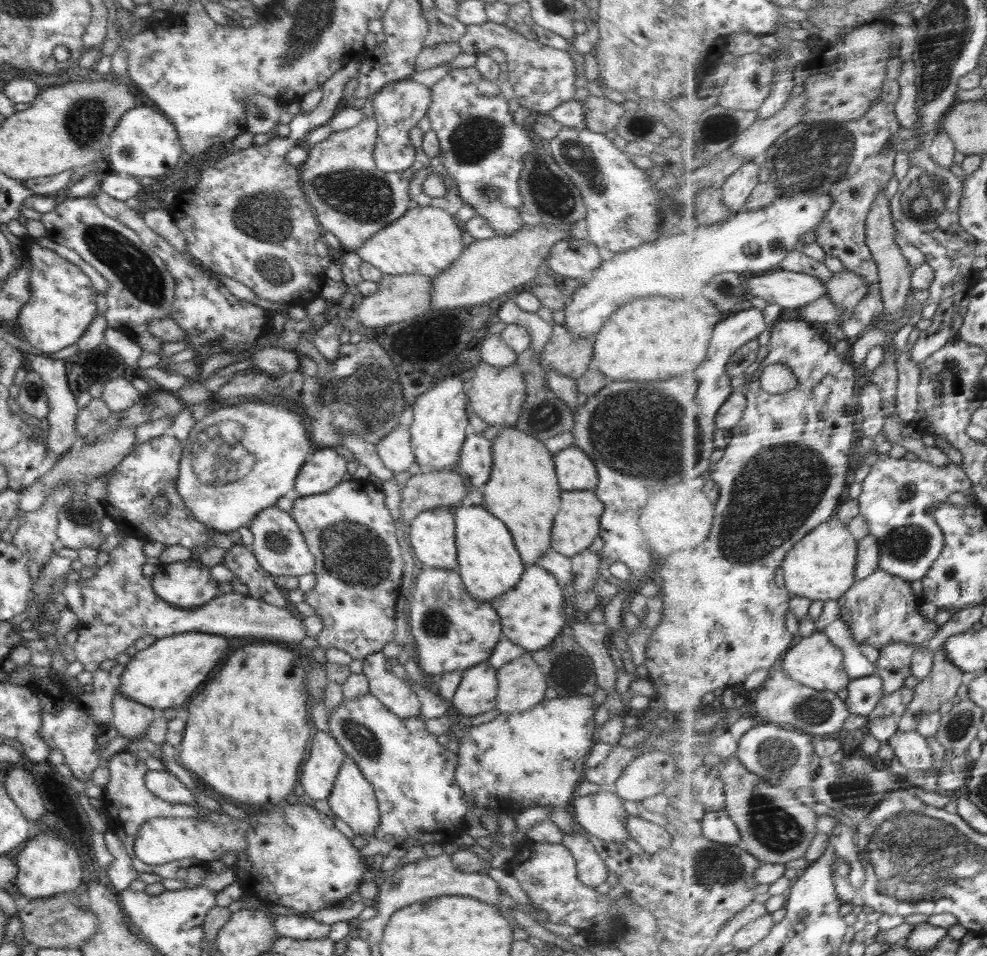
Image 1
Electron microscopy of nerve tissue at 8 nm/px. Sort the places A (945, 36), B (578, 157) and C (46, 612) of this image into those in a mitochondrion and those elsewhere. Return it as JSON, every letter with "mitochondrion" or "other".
{"A":"mitochondrion","B":"mitochondrion","C":"mitochondrion"}

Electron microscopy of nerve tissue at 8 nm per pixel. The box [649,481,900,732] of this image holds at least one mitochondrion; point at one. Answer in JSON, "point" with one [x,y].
{"point":[811,711]}

